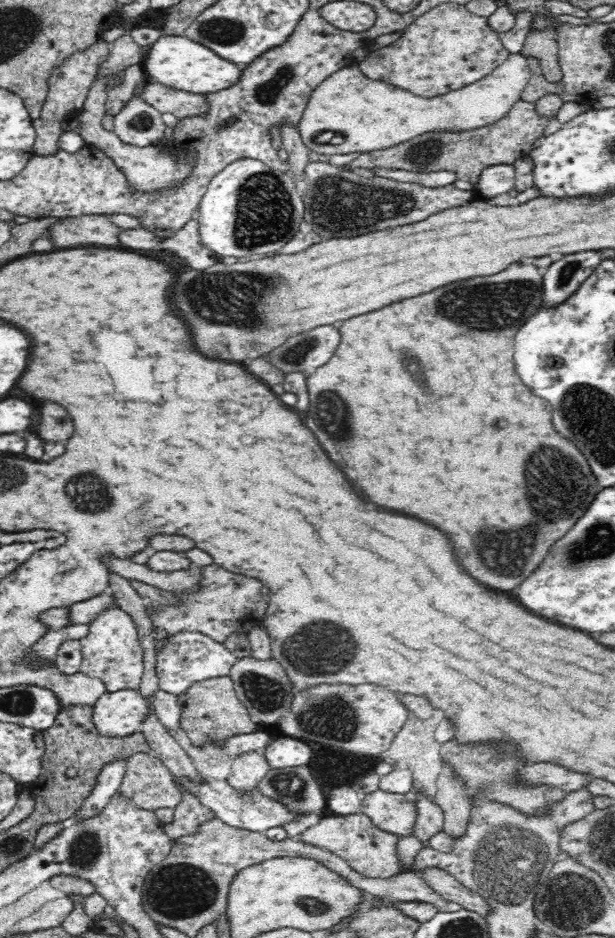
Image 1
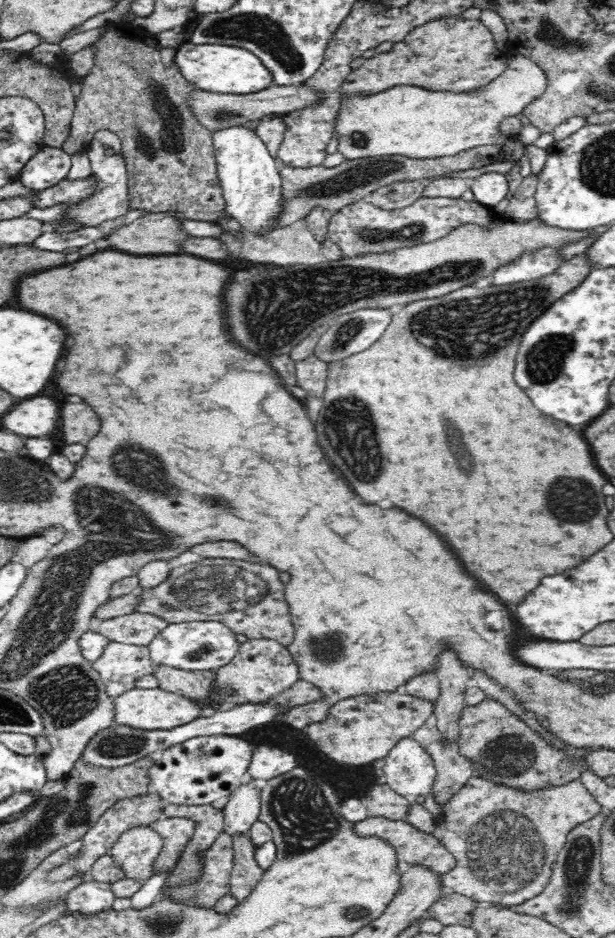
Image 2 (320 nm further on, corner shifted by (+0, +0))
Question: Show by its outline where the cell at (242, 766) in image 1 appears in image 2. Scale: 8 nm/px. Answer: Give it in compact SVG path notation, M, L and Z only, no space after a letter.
M247 778L229 798L223 810L223 832L234 840L238 835L246 835L258 821L261 812L260 789L251 778Z

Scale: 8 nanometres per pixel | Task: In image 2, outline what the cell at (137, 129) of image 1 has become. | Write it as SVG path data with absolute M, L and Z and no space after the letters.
M96 142L84 150L91 160L91 170L101 178L101 182L104 184L96 196L92 196L92 198L84 202L82 206L77 206L74 207L74 210L70 210L68 217L70 217L72 221L85 224L85 226L96 227L100 223L121 218L129 211L134 210L130 206L130 195L128 195L129 178L124 153L122 155L115 154L113 156L106 156L104 155L105 148Z

